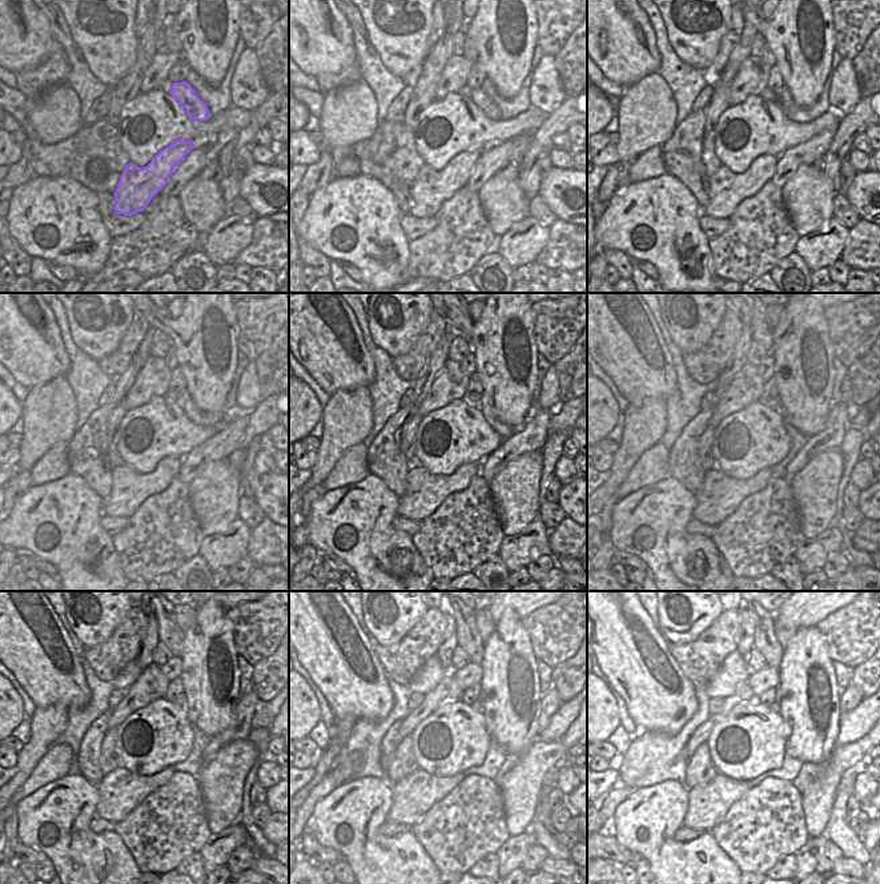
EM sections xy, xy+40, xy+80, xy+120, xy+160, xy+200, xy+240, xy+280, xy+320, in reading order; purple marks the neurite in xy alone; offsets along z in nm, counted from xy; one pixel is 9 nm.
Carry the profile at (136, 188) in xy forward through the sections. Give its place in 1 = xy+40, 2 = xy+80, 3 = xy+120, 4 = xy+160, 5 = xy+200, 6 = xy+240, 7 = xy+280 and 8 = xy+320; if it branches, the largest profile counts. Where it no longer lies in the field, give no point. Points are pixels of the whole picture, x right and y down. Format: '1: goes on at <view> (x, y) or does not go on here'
1: goes on at xy+40 (430, 189)
2: goes on at xy+80 (726, 189)
3: goes on at xy+120 (129, 489)
4: goes on at xy+160 (425, 491)
5: goes on at xy+200 (720, 495)
6: goes on at xy+240 (120, 791)
7: goes on at xy+280 (414, 795)
8: goes on at xy+320 (708, 803)

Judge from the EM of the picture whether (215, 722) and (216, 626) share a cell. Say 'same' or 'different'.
same

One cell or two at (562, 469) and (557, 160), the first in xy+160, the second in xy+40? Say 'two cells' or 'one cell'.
one cell

